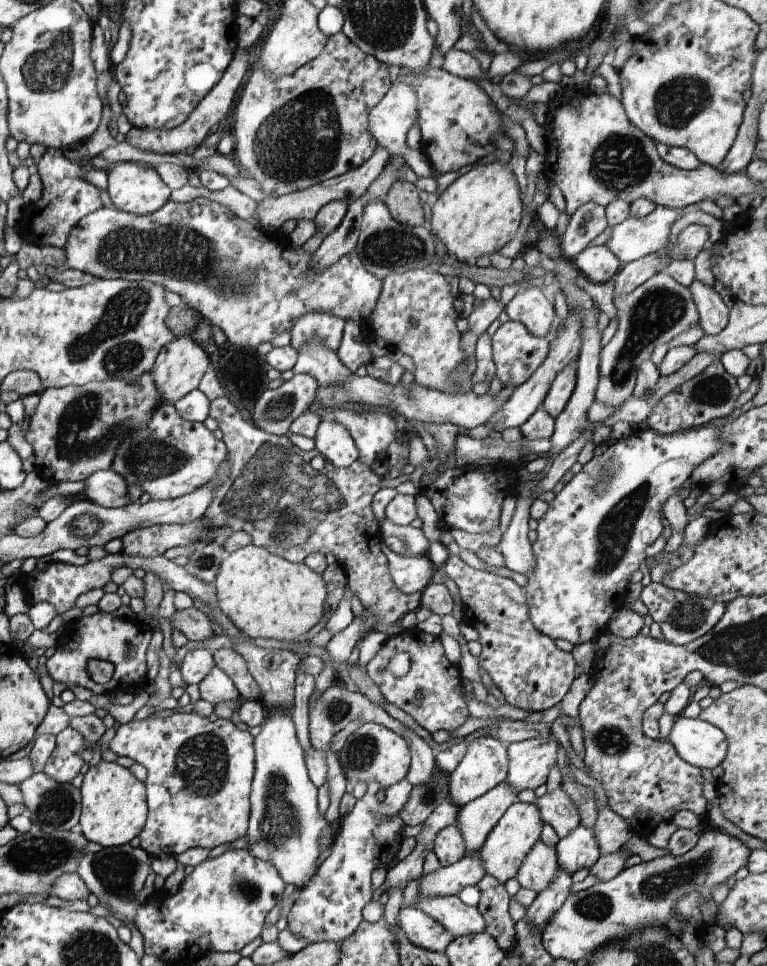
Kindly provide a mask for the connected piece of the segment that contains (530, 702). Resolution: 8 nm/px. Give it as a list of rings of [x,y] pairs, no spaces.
[[[467,564],[463,568],[461,576],[452,578],[452,580],[460,590],[464,621],[478,630],[479,641],[482,644],[479,666],[488,672],[493,684],[504,694],[506,703],[530,712],[542,712],[561,702],[575,679],[574,657],[571,652],[558,648],[550,637],[534,626],[523,588],[510,578],[487,570],[469,567]]]

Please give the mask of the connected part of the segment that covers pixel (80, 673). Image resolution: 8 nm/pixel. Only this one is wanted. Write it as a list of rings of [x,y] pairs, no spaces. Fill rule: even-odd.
[[[104,612],[80,618],[67,626],[64,634],[54,639],[56,653],[47,662],[48,675],[54,682],[68,687],[84,687],[94,695],[115,694],[124,688],[125,692],[138,694],[143,698],[141,685],[146,678],[146,654],[151,641],[152,629],[142,622],[130,622],[121,617],[113,617]],[[130,650],[133,655],[130,657]],[[90,659],[101,659],[114,665],[114,675],[106,684],[96,684],[87,672]]]

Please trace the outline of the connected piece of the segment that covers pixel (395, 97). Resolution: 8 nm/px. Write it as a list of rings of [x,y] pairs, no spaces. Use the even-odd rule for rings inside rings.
[[[396,80],[391,84],[384,98],[369,112],[368,128],[375,139],[375,143],[384,149],[390,156],[398,155],[407,163],[408,167],[418,177],[437,178],[438,174],[431,166],[430,160],[421,150],[412,150],[406,144],[406,133],[412,124],[417,121],[417,96],[411,86]]]

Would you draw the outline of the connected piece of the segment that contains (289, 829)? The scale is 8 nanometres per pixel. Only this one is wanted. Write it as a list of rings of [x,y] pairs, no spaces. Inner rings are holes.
[[[266,710],[265,722],[256,729],[253,738],[255,749],[255,774],[251,783],[249,795],[249,822],[245,837],[248,839],[249,854],[260,861],[271,863],[287,886],[299,889],[306,887],[315,876],[320,852],[320,839],[324,830],[333,830],[333,836],[338,831],[339,822],[328,823],[325,814],[318,808],[318,788],[310,781],[305,764],[305,751],[298,741],[297,731],[293,724],[290,711]]]

